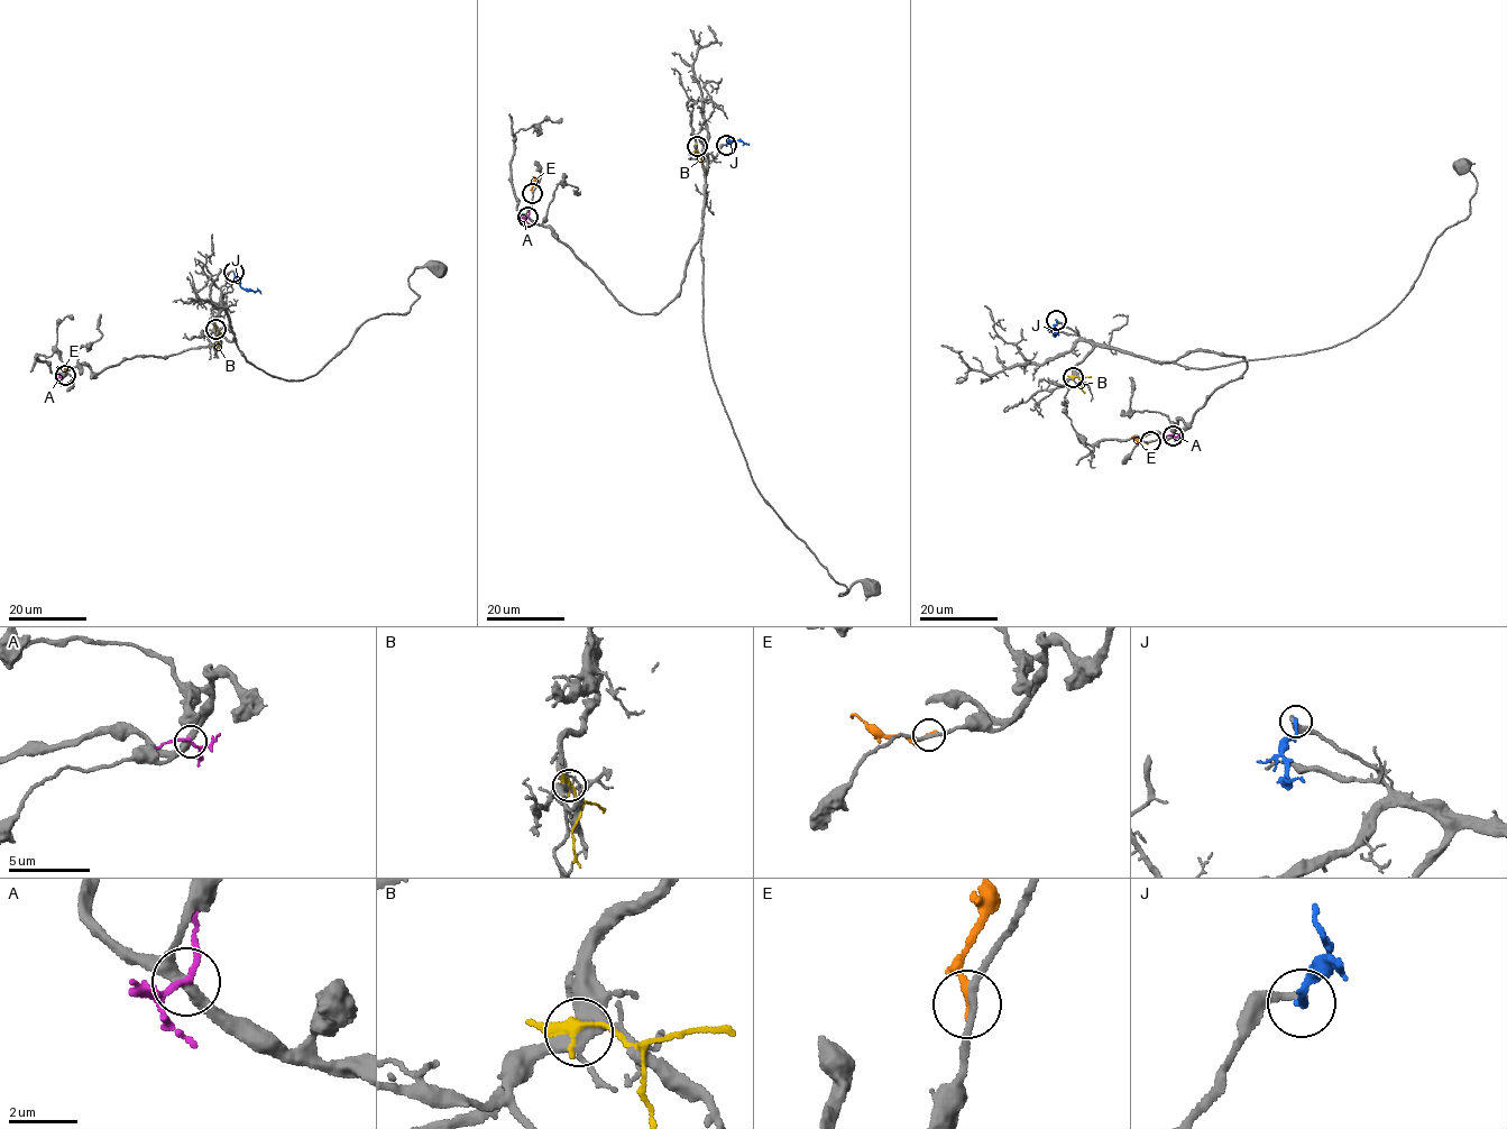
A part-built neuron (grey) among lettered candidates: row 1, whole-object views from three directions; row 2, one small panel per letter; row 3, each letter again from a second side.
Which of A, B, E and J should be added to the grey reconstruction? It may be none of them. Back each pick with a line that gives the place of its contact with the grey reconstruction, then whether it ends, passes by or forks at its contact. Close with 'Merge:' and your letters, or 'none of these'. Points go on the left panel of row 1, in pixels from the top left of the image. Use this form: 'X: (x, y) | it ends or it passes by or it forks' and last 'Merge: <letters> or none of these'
J: (233, 272) | it ends
Merge: J

